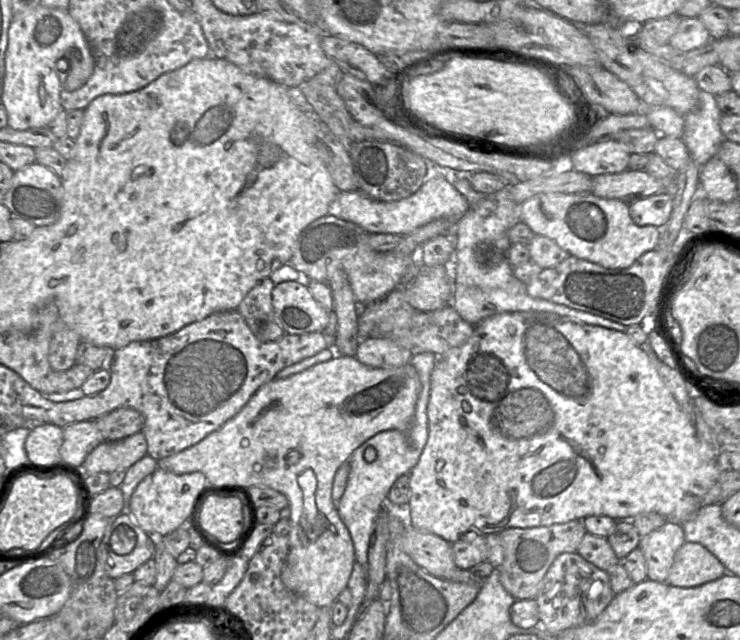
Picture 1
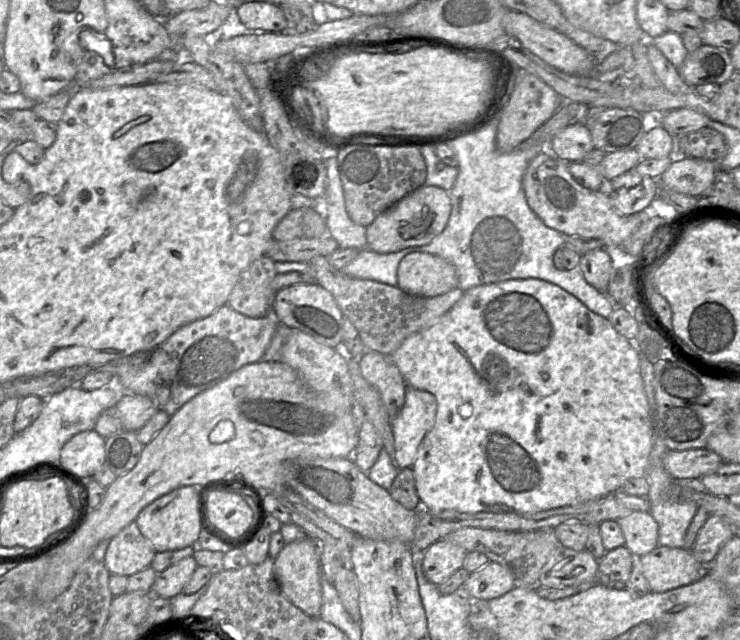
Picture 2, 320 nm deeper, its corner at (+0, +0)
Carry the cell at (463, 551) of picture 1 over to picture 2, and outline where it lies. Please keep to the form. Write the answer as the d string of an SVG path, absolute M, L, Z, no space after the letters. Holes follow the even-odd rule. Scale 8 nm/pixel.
M449 538L434 542L421 555L422 569L427 580L442 584L453 573L463 567L467 551Z

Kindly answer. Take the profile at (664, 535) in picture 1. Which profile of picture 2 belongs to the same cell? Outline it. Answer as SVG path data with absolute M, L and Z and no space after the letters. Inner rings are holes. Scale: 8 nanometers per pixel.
M636 511L616 521L624 534L624 545L635 557L643 556L659 546L658 523L650 512Z

